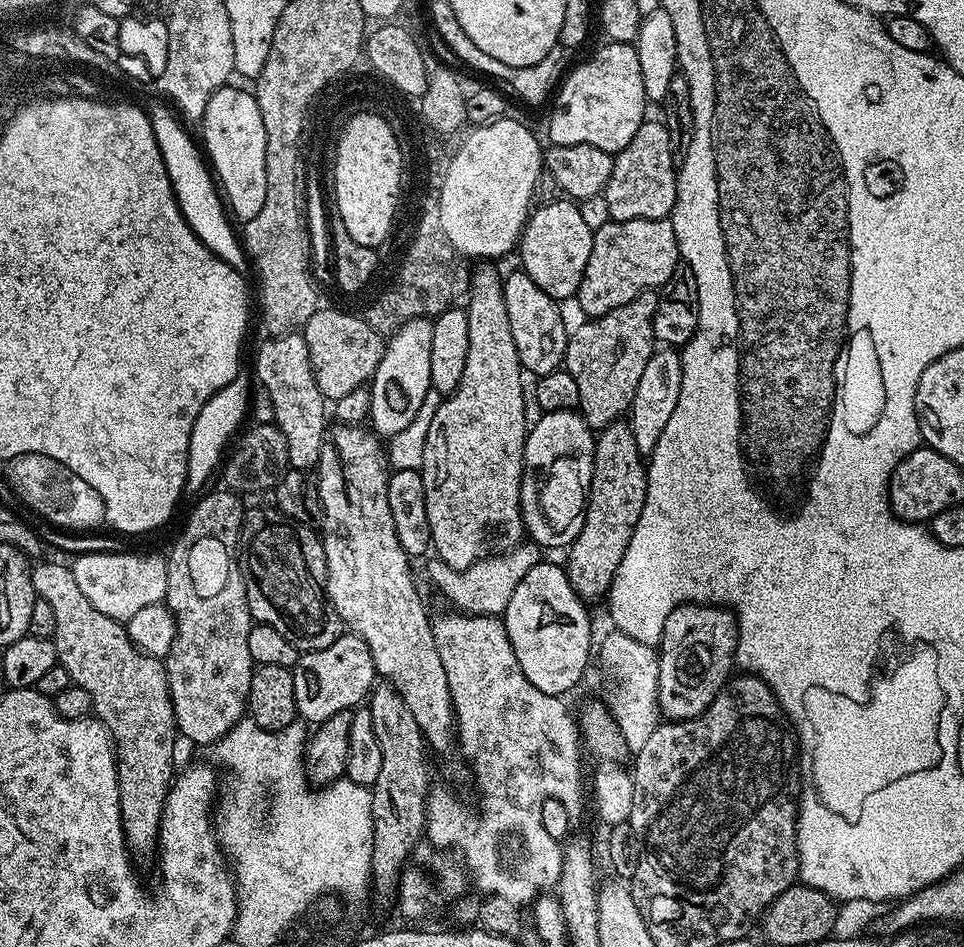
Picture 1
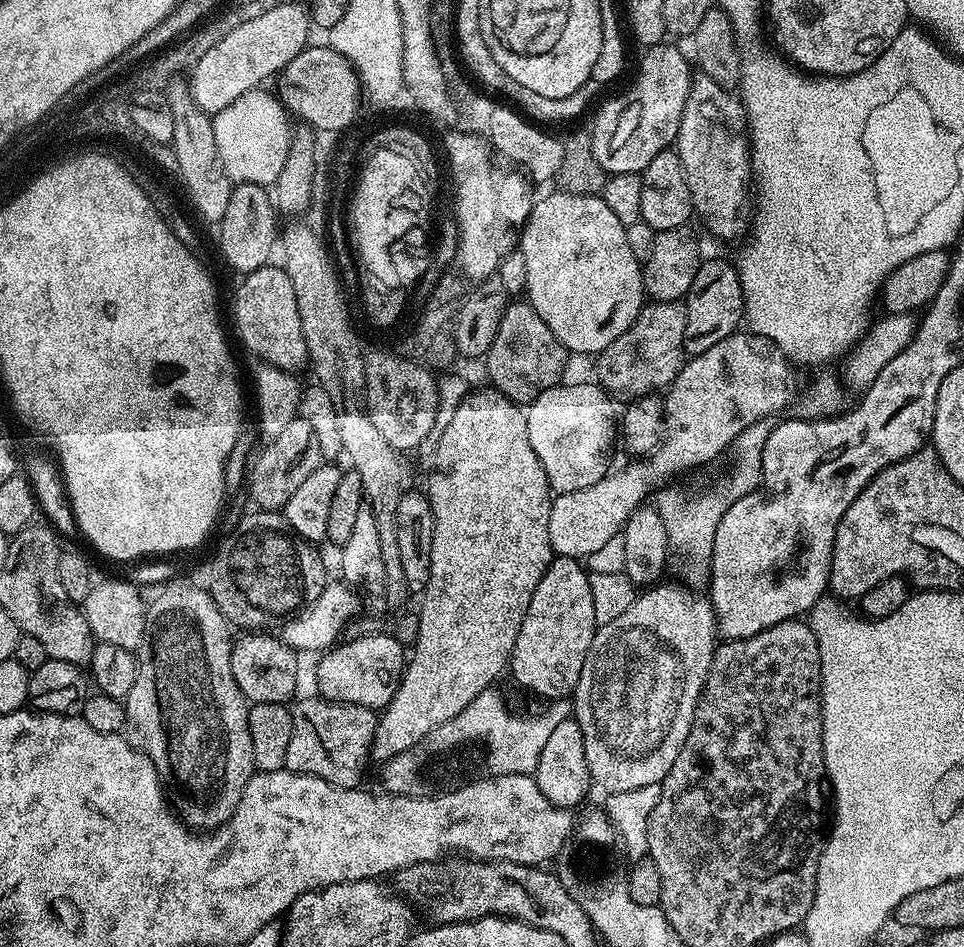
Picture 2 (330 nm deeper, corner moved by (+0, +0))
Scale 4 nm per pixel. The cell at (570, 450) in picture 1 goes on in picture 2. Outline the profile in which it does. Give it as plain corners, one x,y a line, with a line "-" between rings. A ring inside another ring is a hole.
561,382
538,394
538,398
527,405
528,433
530,446
534,446
534,454
542,462
542,470
546,470
548,485
553,493
586,490
586,486
594,486
606,475
609,475
608,459
612,456
612,439
618,436
618,416
612,413
613,397
600,387
599,383
568,384

